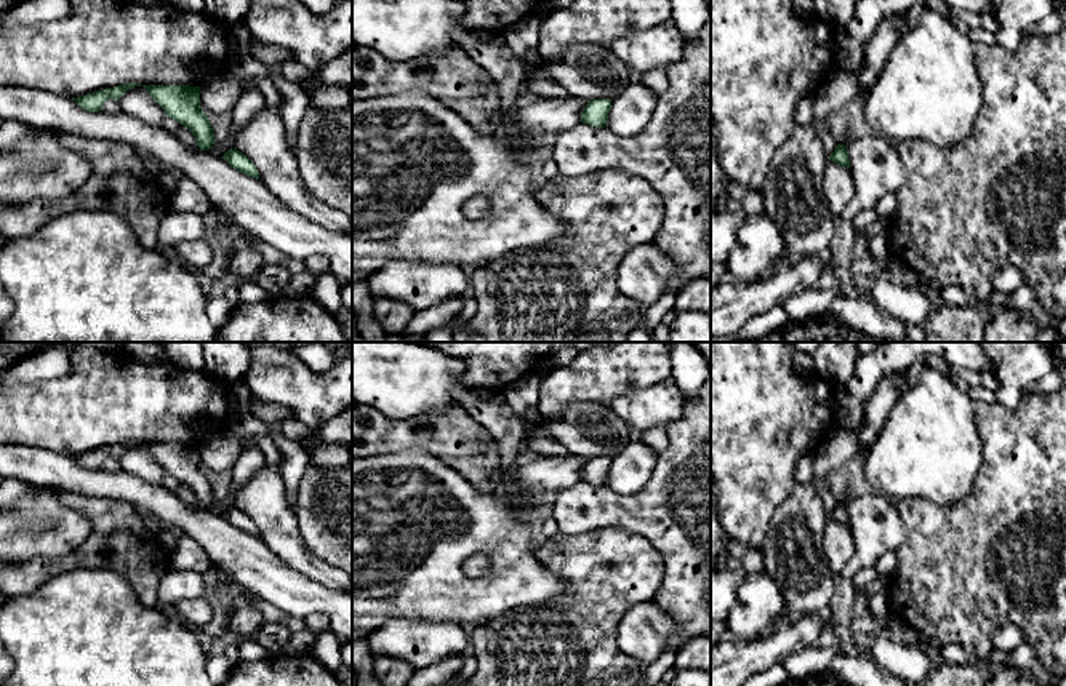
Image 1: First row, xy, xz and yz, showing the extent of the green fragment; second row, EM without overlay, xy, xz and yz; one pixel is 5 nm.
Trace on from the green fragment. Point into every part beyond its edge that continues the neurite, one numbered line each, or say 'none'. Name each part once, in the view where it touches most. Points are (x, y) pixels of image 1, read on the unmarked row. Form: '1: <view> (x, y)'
none

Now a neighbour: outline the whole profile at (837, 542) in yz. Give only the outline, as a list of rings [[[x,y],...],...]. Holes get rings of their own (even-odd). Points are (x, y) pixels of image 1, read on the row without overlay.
[[[828,518],[823,531],[823,552],[832,574],[840,574],[855,553],[852,528]]]

